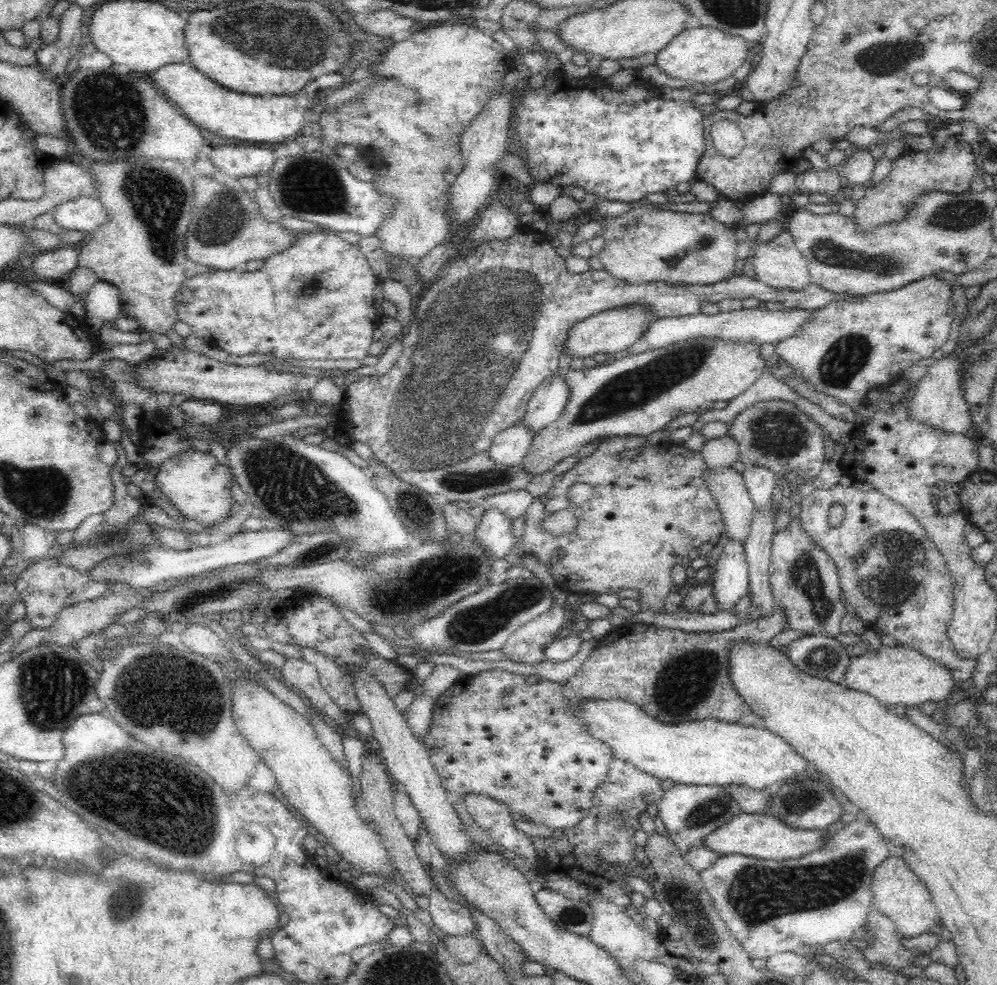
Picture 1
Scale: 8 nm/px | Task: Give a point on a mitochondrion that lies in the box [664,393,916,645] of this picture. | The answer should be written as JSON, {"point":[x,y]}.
{"point":[777,433]}

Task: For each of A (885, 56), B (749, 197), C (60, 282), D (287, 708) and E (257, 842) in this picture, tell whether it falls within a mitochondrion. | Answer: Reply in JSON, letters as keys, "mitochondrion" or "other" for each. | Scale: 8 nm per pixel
{"A":"mitochondrion","B":"other","C":"other","D":"other","E":"other"}

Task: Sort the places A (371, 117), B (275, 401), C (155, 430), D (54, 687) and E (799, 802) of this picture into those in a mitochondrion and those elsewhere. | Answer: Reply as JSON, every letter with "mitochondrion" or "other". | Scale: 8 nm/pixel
{"A":"other","B":"other","C":"other","D":"mitochondrion","E":"mitochondrion"}

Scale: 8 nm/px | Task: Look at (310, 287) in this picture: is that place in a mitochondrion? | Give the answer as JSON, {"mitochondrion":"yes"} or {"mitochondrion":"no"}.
{"mitochondrion":"yes"}

